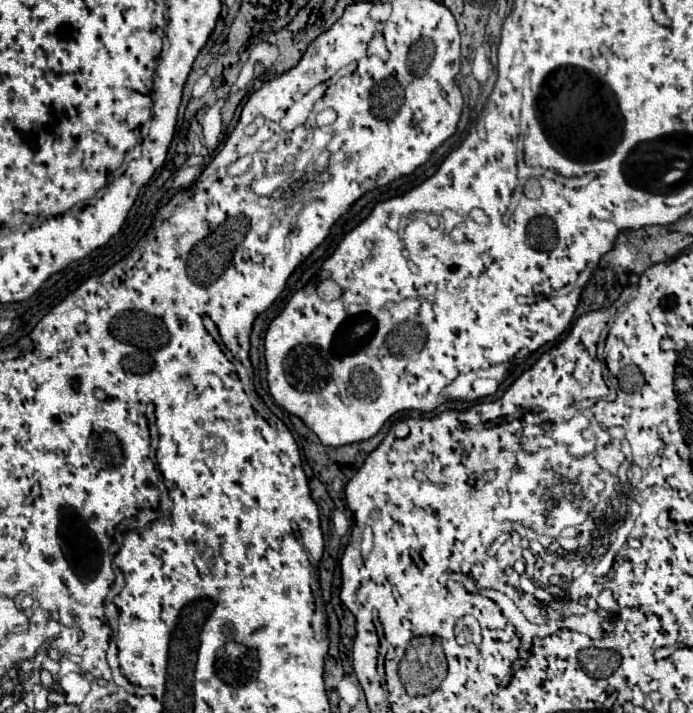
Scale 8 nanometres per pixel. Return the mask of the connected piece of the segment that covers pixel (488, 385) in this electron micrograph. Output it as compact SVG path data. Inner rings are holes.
M477 378L473 384L471 384L471 390L469 390L469 400L477 400L477 398L485 398L485 396L491 396L495 394L499 388L499 382L497 380L489 380L489 378Z

